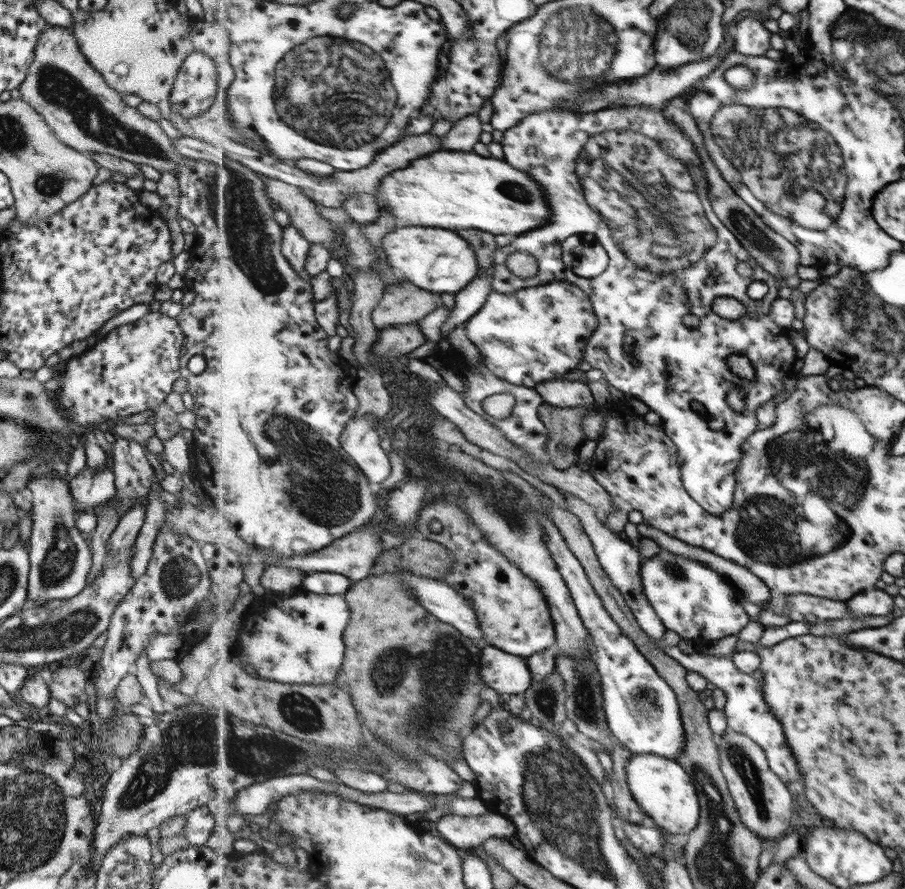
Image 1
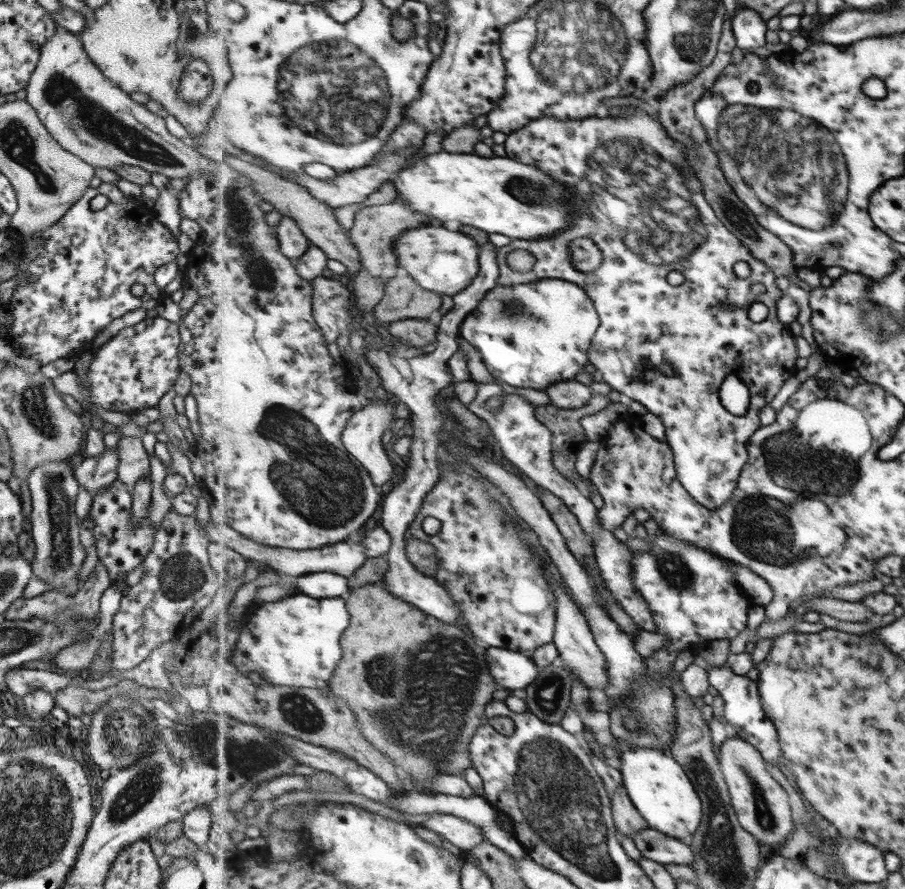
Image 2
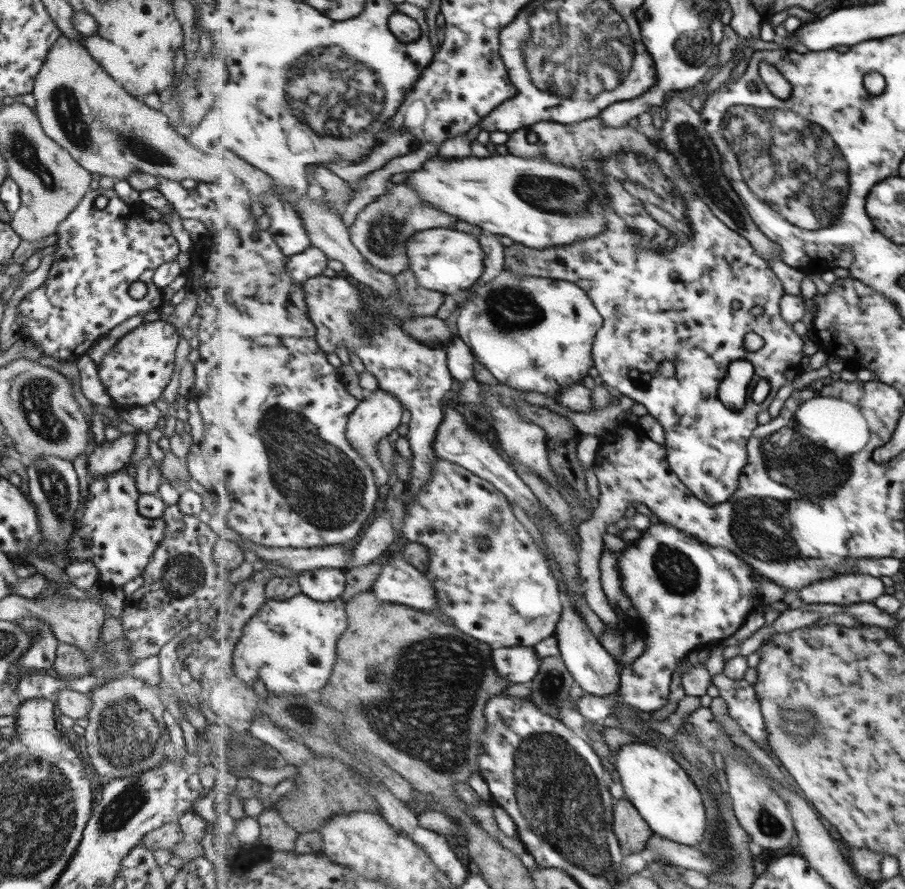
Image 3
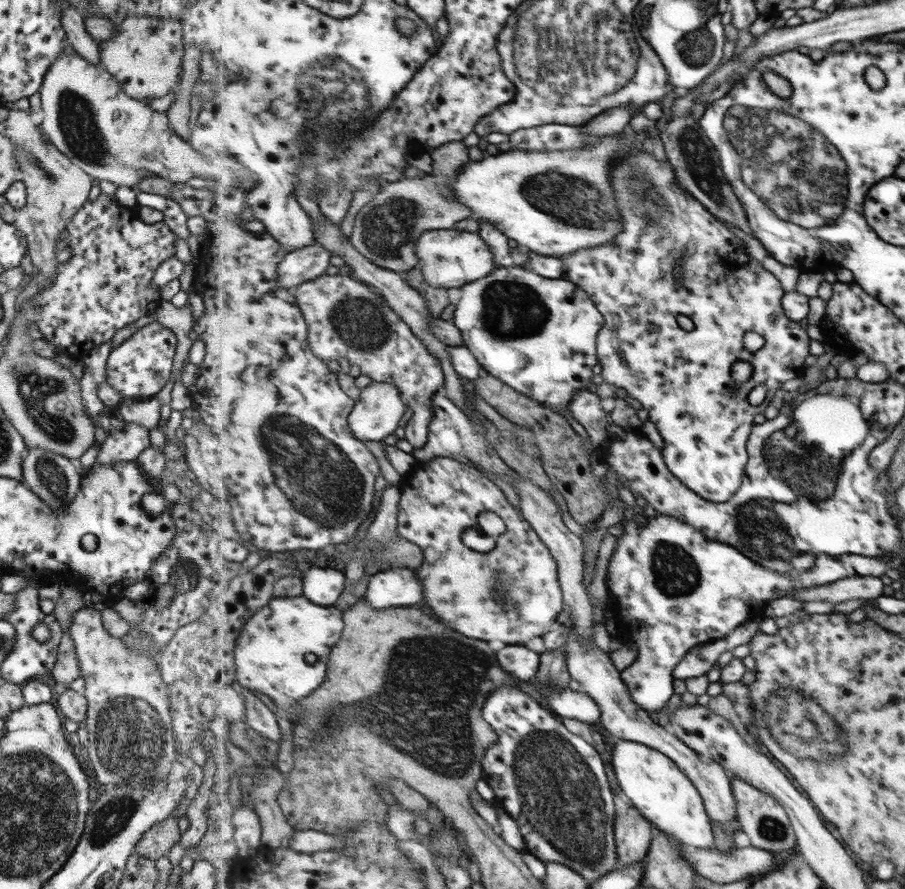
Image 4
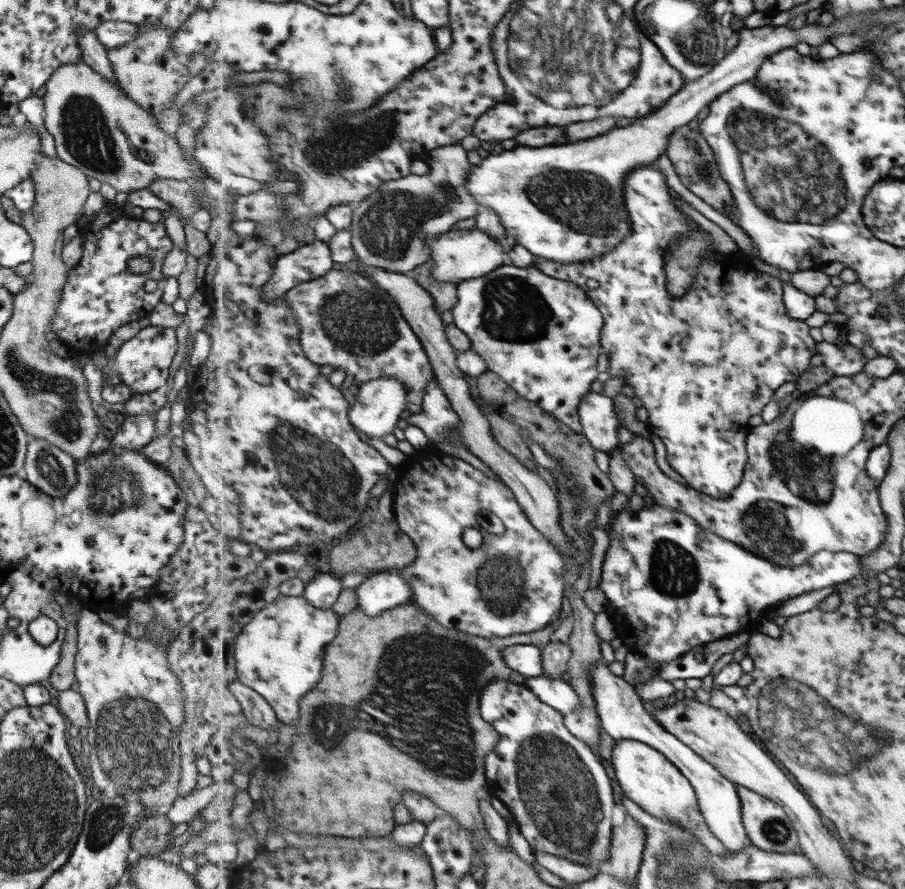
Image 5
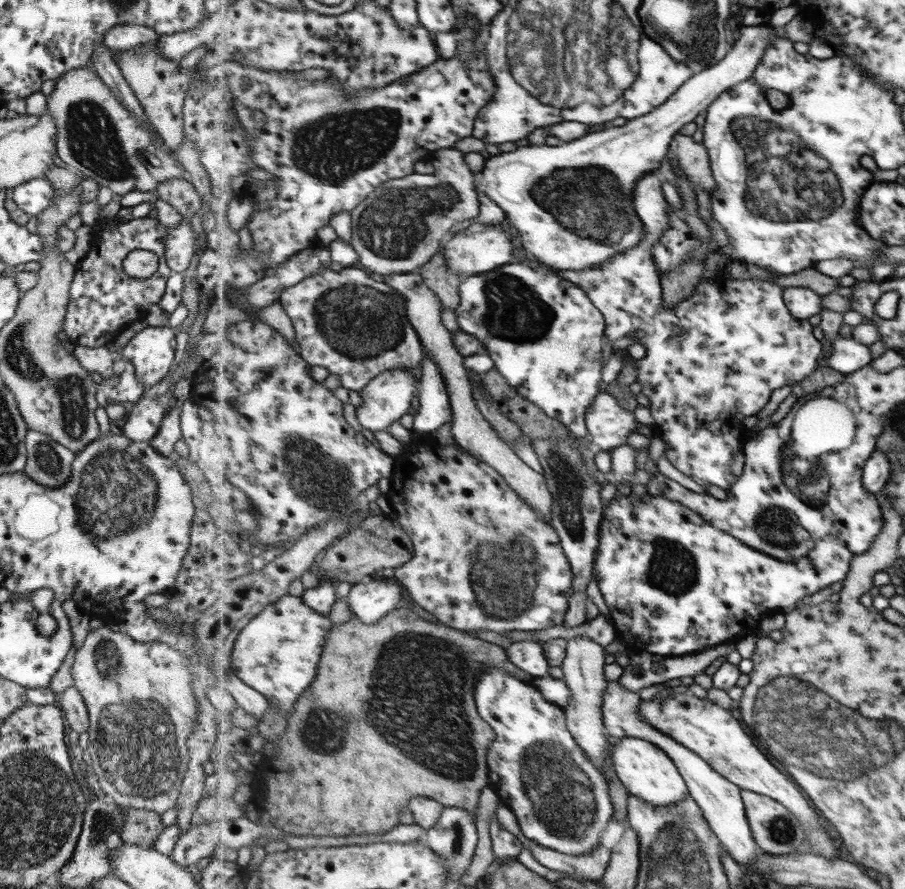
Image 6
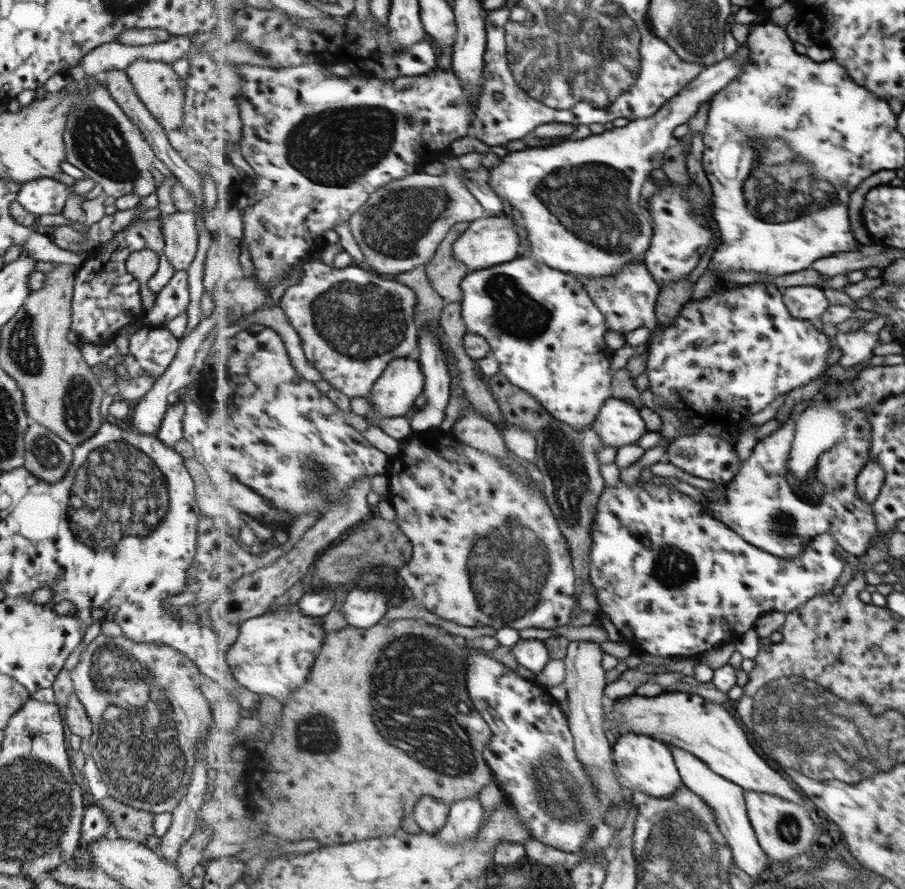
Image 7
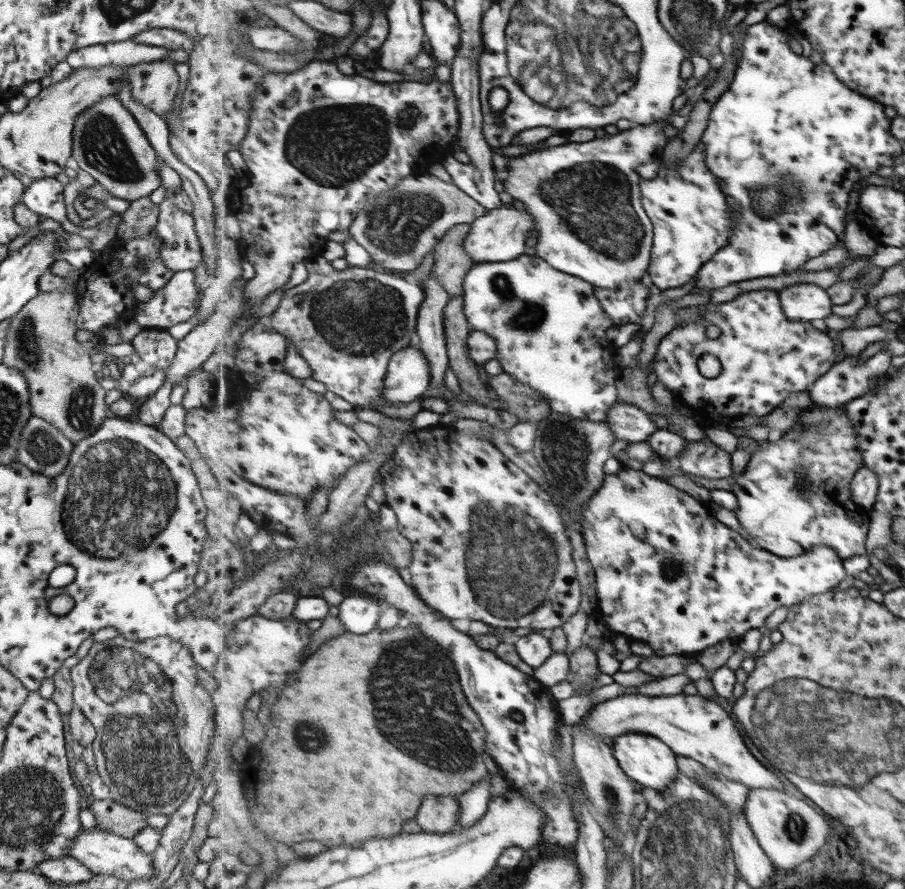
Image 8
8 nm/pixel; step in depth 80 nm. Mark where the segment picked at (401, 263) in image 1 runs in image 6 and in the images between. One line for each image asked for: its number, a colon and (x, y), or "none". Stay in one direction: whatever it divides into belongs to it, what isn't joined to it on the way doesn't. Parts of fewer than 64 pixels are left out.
2: (445, 262)
3: (449, 261)
4: (451, 258)
5: (457, 256)
6: (481, 248)

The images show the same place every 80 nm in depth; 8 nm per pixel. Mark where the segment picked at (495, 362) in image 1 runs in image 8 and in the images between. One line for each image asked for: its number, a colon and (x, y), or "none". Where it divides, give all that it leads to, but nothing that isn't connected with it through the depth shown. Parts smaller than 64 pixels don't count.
2: (533, 335)
3: (536, 334)
4: (539, 335)
5: (542, 336)
6: (545, 335)
7: (547, 333)
8: (551, 329)

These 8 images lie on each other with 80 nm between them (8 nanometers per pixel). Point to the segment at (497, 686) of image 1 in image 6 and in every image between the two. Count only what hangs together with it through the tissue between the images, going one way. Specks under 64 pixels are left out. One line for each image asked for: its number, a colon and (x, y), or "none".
2: (514, 671)
3: (519, 665)
4: (524, 664)
5: (526, 659)
6: (529, 655)

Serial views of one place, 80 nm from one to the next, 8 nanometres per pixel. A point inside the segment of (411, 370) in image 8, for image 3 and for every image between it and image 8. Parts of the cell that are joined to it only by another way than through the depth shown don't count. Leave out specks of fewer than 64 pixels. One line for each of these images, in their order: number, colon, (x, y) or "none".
3: (379, 415)
4: (376, 415)
5: (381, 403)
6: (387, 398)
7: (394, 394)

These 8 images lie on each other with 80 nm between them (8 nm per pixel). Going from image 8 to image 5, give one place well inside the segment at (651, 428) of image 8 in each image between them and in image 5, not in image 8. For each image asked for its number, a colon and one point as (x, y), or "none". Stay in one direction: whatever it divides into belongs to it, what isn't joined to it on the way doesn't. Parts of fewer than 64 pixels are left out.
5: (597, 412)
6: (608, 424)
7: (618, 423)

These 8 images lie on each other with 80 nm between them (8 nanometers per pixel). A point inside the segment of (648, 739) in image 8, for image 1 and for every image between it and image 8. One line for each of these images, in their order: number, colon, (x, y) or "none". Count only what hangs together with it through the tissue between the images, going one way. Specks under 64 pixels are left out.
1: (663, 788)
2: (664, 794)
3: (664, 794)
4: (657, 786)
5: (646, 776)
6: (647, 771)
7: (647, 765)

